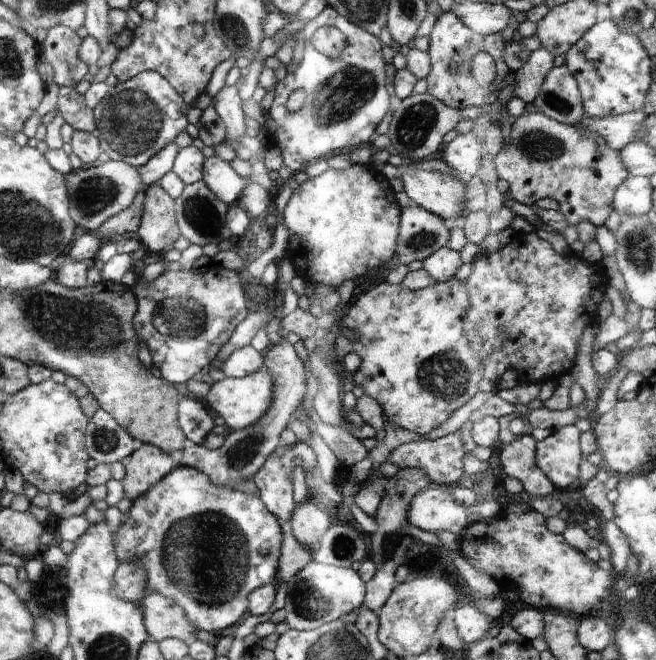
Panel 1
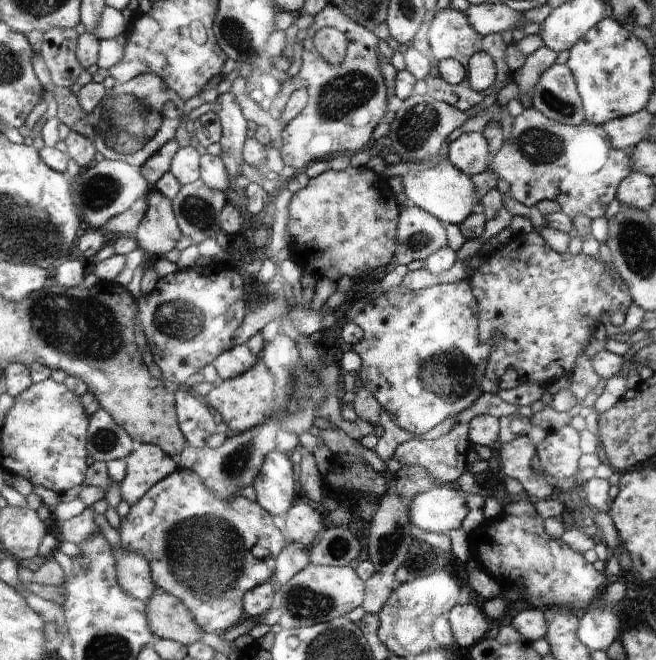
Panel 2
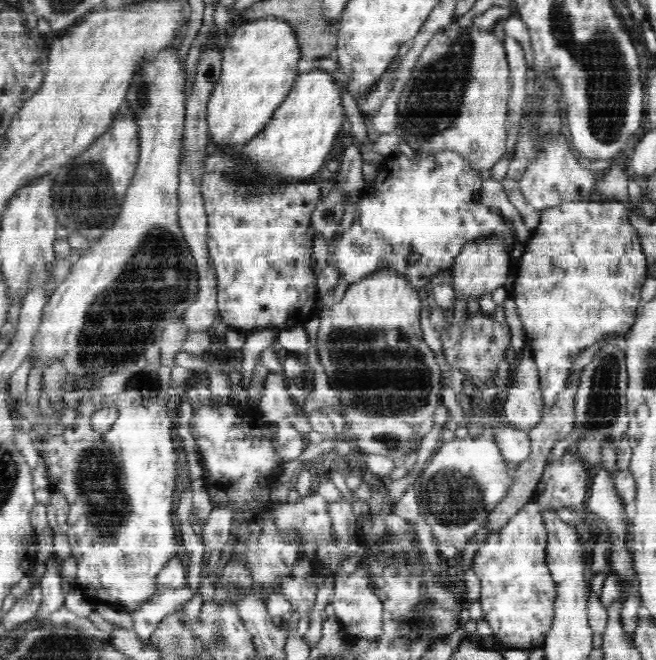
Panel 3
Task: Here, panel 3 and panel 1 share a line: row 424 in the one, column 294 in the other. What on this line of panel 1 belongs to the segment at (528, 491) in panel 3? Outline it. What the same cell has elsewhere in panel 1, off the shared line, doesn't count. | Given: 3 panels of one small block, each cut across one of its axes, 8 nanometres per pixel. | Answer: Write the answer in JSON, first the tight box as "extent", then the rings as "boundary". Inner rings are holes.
{"extent":[280,527,312,581],"boundary":[[[288,527],[283,528],[282,556],[280,557],[280,581],[294,578],[310,561],[312,550],[300,544]]]}

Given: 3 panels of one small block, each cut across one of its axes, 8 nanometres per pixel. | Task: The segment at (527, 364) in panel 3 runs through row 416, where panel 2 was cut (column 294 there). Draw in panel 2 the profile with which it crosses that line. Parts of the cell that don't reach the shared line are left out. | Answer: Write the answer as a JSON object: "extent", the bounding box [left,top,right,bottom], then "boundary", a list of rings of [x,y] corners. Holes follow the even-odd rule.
{"extent":[283,499,326,549],"boundary":[[[305,499],[296,500],[288,510],[285,521],[283,531],[287,539],[292,539],[306,549],[316,540],[316,536],[326,530],[322,516]]]}

